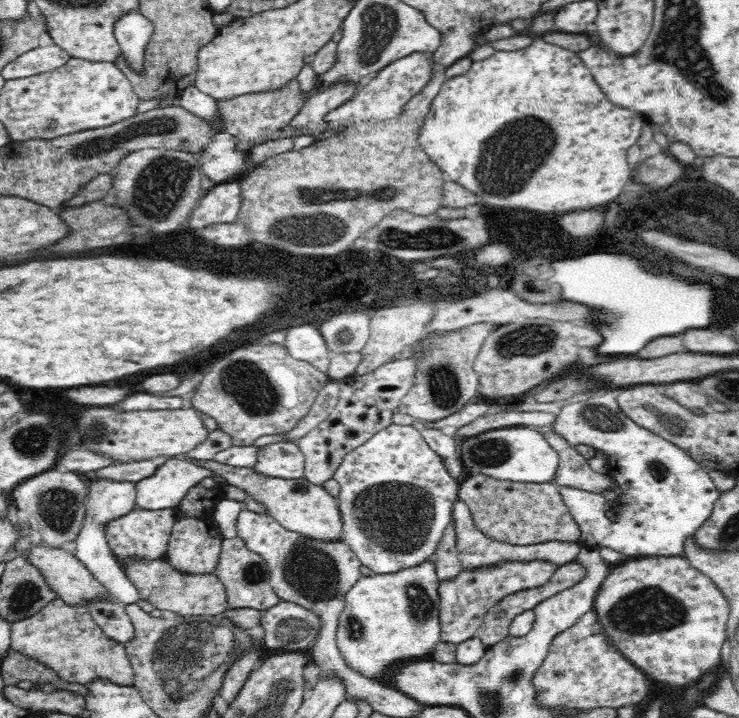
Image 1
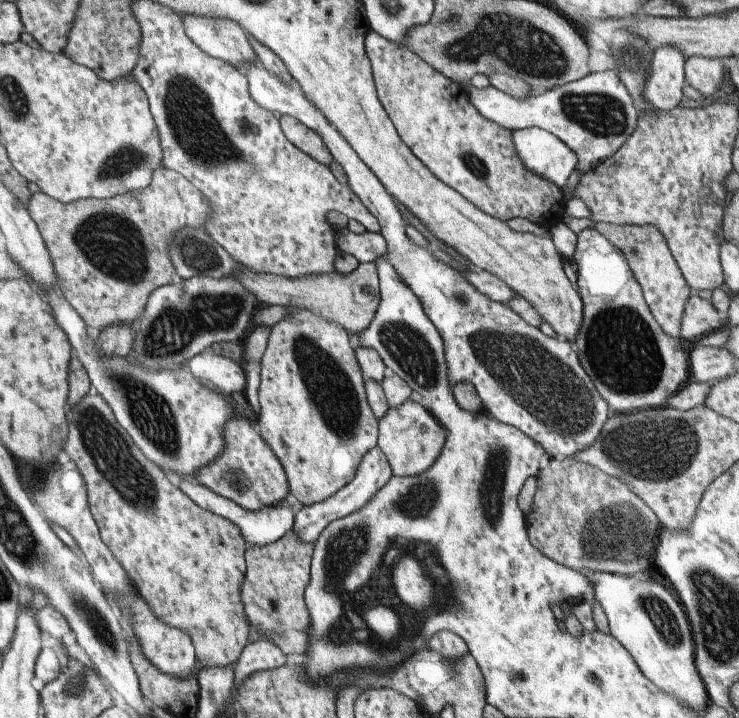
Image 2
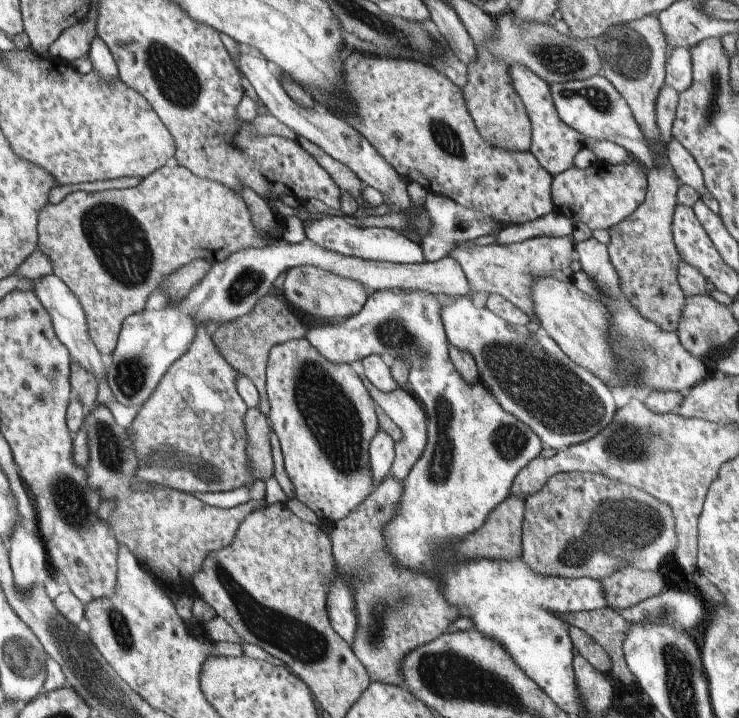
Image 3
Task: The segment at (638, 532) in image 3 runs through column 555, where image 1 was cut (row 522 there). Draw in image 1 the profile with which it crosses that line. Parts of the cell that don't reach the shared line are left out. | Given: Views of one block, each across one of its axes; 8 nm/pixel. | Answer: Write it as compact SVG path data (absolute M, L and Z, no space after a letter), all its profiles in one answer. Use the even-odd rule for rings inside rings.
M488 474L465 476L460 481L459 500L471 511L476 528L488 538L516 546L540 544L551 540L578 542L581 530L565 506L564 497L555 483L520 483L512 480L499 480Z

